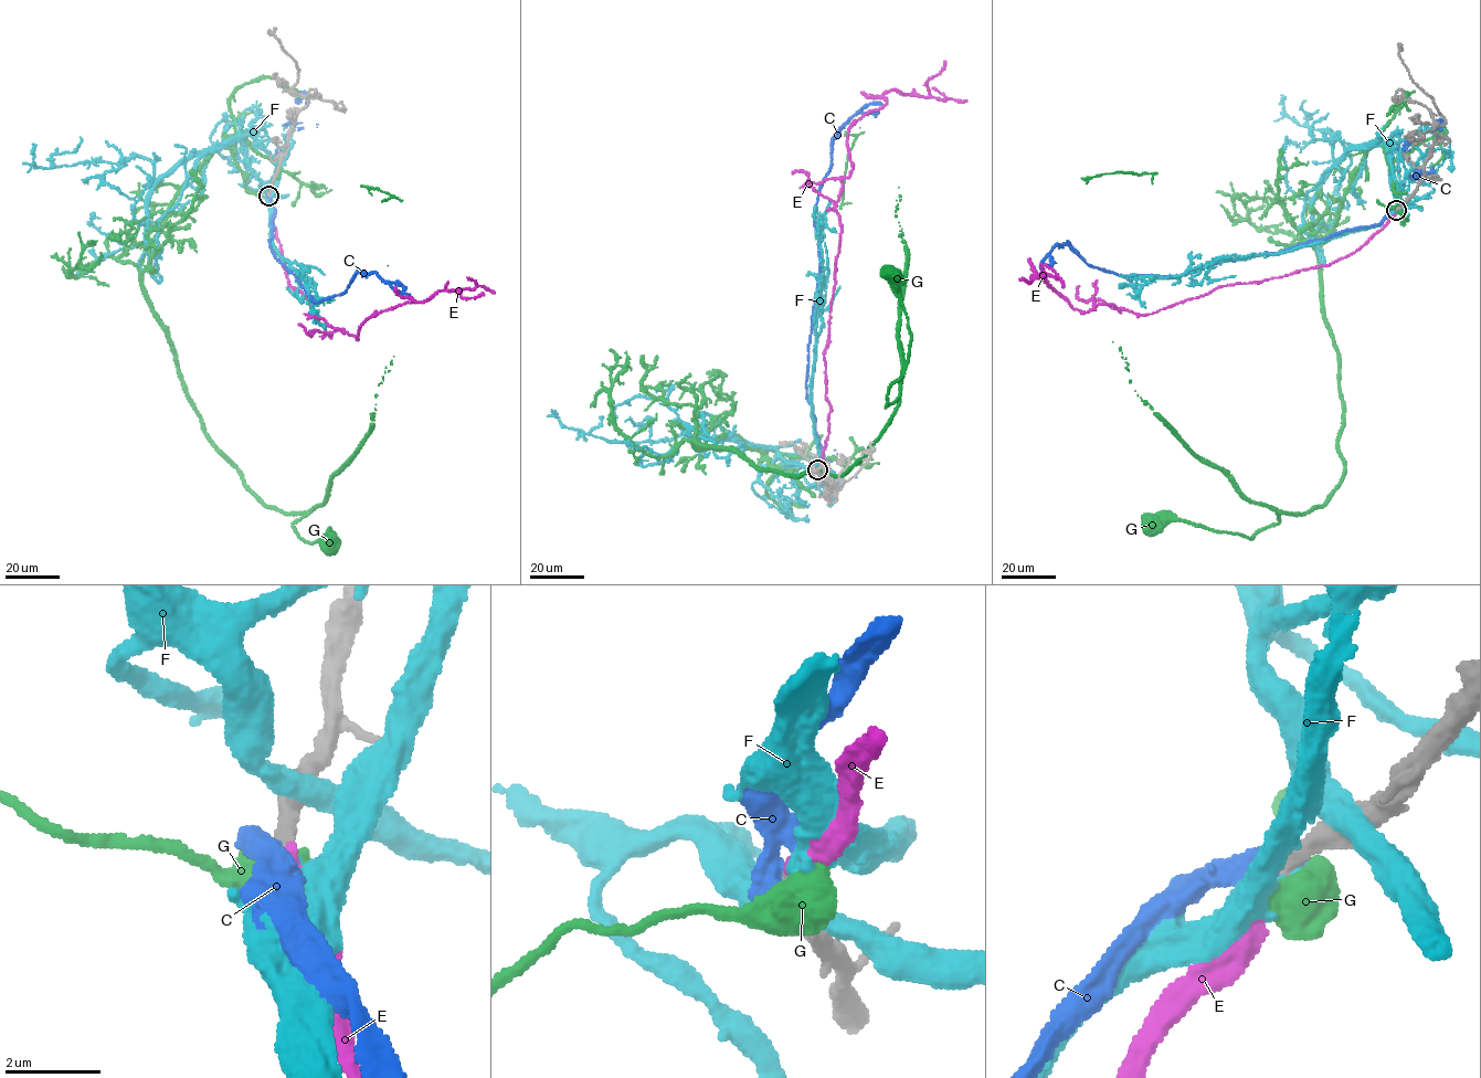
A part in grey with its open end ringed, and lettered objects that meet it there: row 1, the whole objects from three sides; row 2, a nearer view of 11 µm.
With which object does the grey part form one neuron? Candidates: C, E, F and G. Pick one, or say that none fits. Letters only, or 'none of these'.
E

